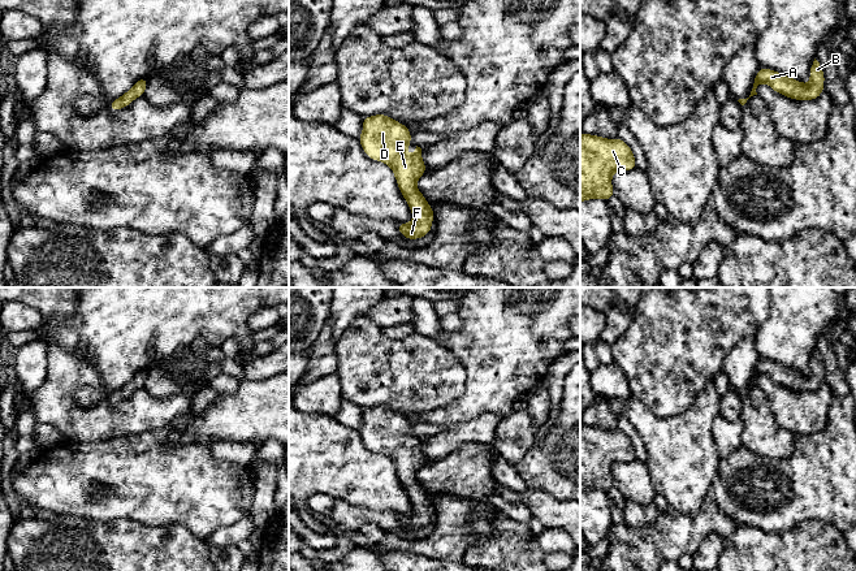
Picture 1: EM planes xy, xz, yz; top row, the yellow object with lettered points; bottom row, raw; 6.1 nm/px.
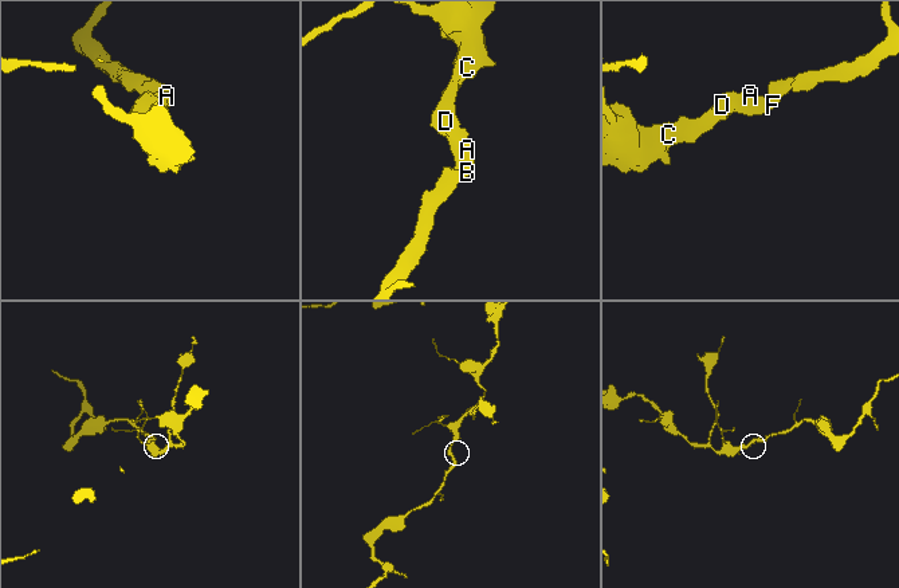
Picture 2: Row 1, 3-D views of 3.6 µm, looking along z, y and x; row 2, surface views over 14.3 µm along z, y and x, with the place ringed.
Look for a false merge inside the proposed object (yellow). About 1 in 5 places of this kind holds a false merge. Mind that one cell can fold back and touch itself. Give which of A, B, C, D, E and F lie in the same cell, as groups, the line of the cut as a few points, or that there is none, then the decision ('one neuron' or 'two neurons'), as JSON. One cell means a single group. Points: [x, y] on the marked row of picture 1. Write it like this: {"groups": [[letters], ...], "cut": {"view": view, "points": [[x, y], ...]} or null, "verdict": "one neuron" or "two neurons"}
{"groups": [["A", "B", "C", "D", "E", "F"]], "cut": null, "verdict": "one neuron"}

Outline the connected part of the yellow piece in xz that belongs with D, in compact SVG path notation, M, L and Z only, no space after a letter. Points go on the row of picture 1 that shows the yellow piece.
M375 114L362 118L363 131L359 135L366 155L388 164L412 212L412 222L397 224L398 232L407 239L425 237L432 229L435 212L418 190L416 182L424 174L427 165L421 159L421 148L416 146L411 156L406 150L411 143L411 133L407 126L386 114Z

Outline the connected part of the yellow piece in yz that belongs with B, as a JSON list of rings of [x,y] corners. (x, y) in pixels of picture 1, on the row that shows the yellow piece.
[[[816,59],[810,65],[809,75],[810,82],[805,85],[792,77],[761,66],[756,74],[751,95],[747,99],[739,99],[738,101],[744,105],[751,96],[757,95],[756,88],[760,83],[766,83],[775,92],[794,100],[814,100],[823,92],[825,83],[822,66]]]

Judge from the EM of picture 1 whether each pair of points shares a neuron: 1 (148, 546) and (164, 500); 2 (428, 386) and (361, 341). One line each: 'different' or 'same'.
1: different
2: same

